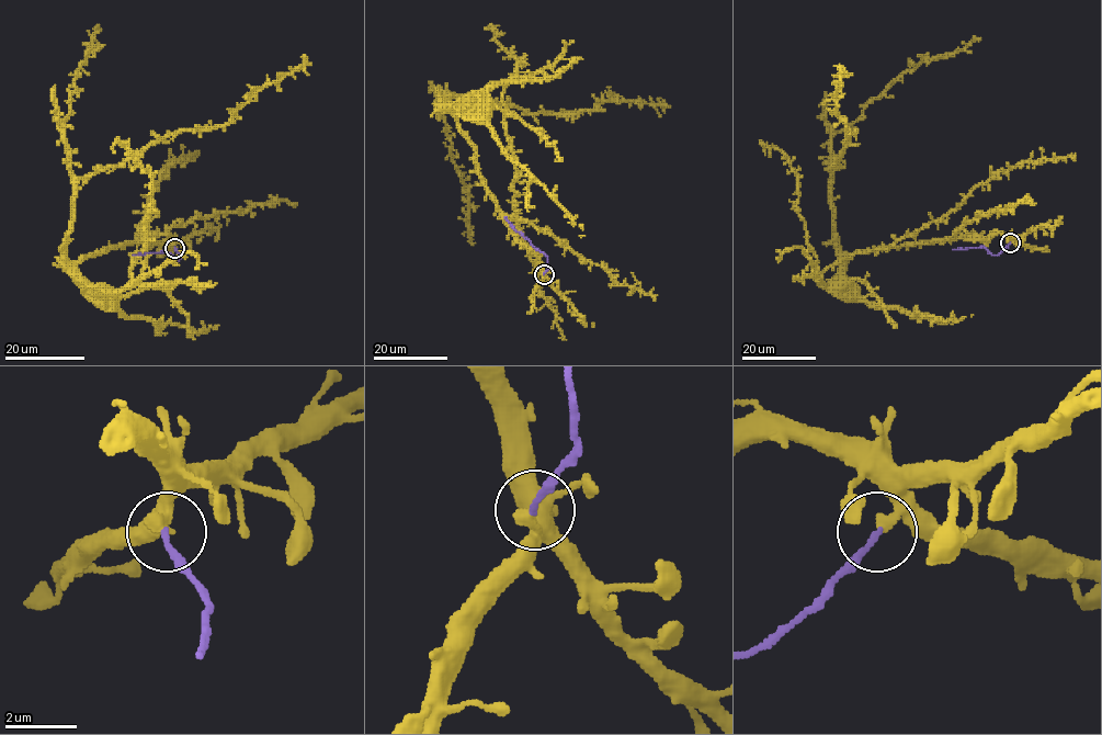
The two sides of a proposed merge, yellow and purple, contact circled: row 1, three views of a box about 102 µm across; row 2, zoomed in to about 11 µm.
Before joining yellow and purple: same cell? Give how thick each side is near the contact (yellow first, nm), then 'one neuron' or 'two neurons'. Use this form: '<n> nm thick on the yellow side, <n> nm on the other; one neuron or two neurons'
340 nm thick on the yellow side, 170 nm on the other; two neurons

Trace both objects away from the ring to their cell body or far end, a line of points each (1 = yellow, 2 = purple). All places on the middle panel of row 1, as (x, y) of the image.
1: (543, 274), (541, 259), (506, 221), (479, 172), (475, 146), (451, 110), (499, 85), (518, 230), (561, 340)
2: (544, 274), (547, 257), (513, 228), (504, 216)

